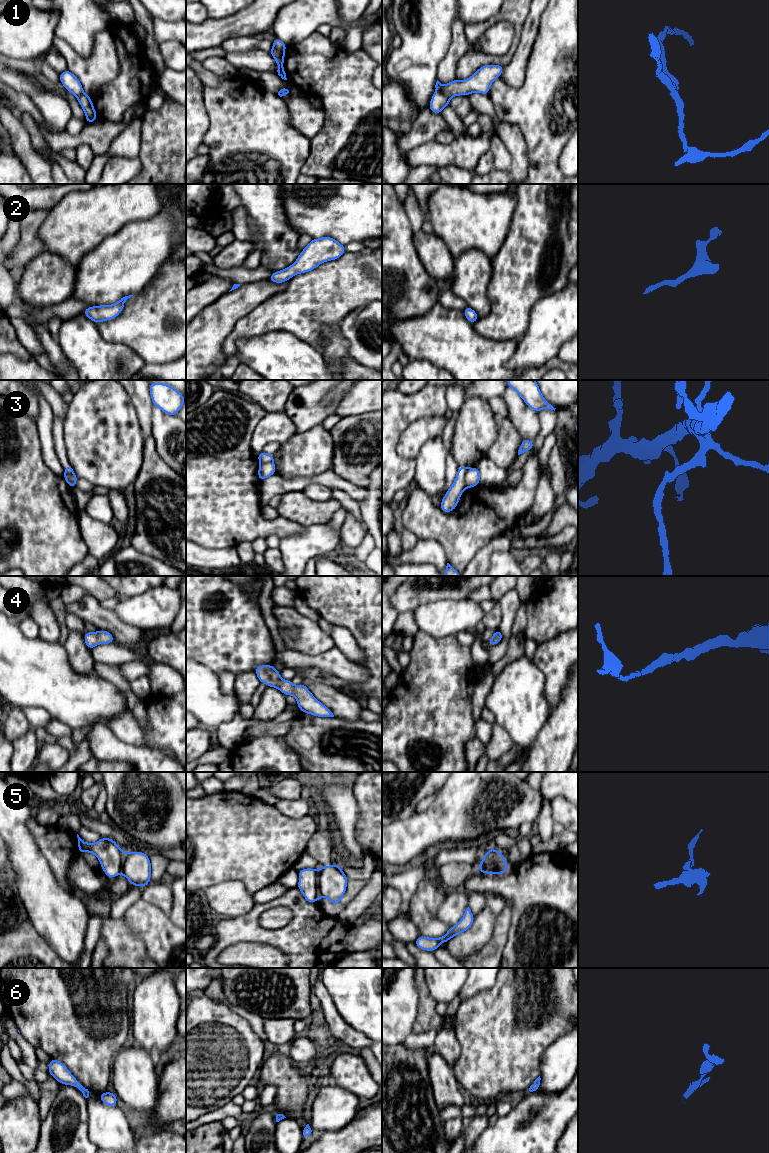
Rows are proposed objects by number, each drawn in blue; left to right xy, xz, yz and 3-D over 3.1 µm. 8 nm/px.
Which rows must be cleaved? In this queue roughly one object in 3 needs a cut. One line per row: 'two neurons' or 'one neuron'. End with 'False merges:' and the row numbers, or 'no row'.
1: two neurons
2: one neuron
3: two neurons
4: one neuron
5: two neurons
6: one neuron
False merges: 1, 3, 5

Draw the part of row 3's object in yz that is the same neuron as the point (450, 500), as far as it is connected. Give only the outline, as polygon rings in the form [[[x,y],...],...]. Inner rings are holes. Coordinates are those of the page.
[[[466,465],[458,467],[455,481],[447,490],[440,504],[440,508],[444,513],[450,513],[457,507],[460,497],[466,488],[465,475],[468,469]]]

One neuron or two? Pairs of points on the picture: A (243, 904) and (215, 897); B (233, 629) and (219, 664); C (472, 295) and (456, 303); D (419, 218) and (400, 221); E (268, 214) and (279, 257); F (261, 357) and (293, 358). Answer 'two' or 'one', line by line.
A: one
B: one
C: two
D: two
E: one
F: one

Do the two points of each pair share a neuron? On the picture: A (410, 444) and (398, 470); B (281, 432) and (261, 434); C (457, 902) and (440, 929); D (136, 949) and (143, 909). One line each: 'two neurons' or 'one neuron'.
A: two neurons
B: one neuron
C: two neurons
D: two neurons

